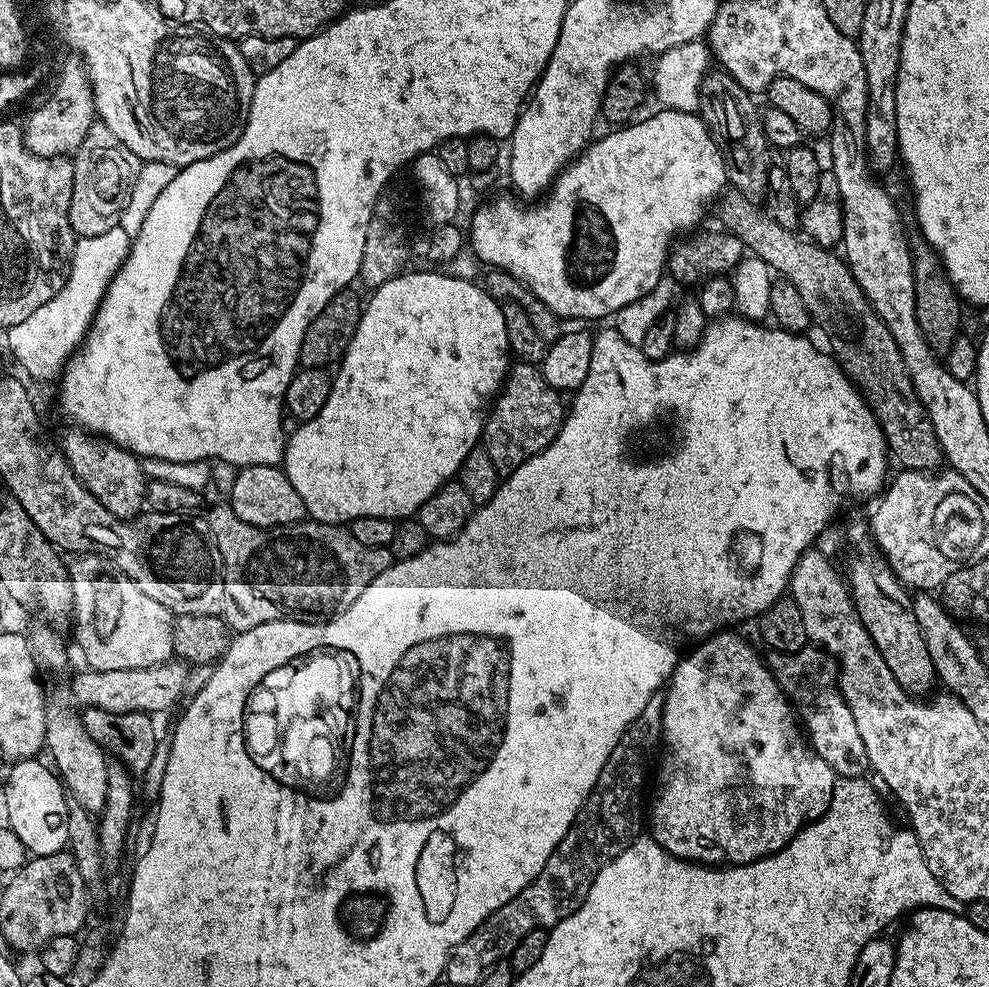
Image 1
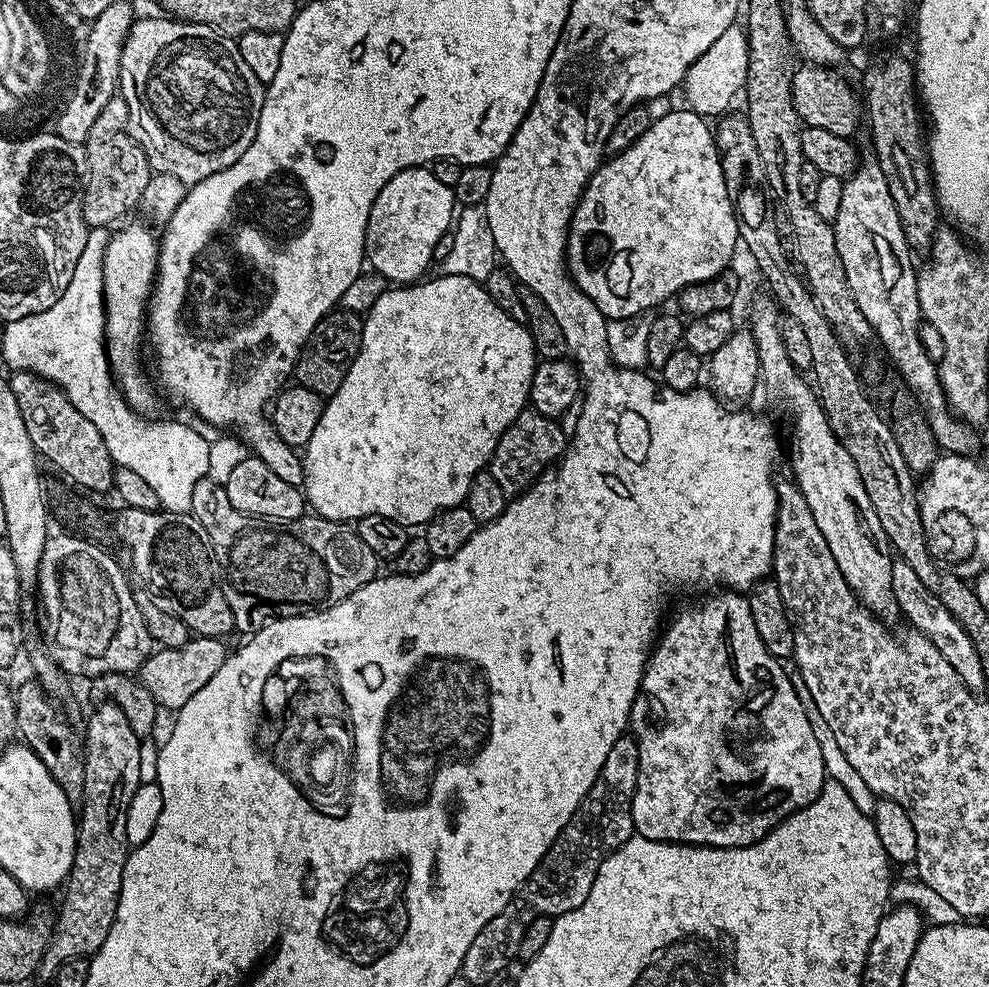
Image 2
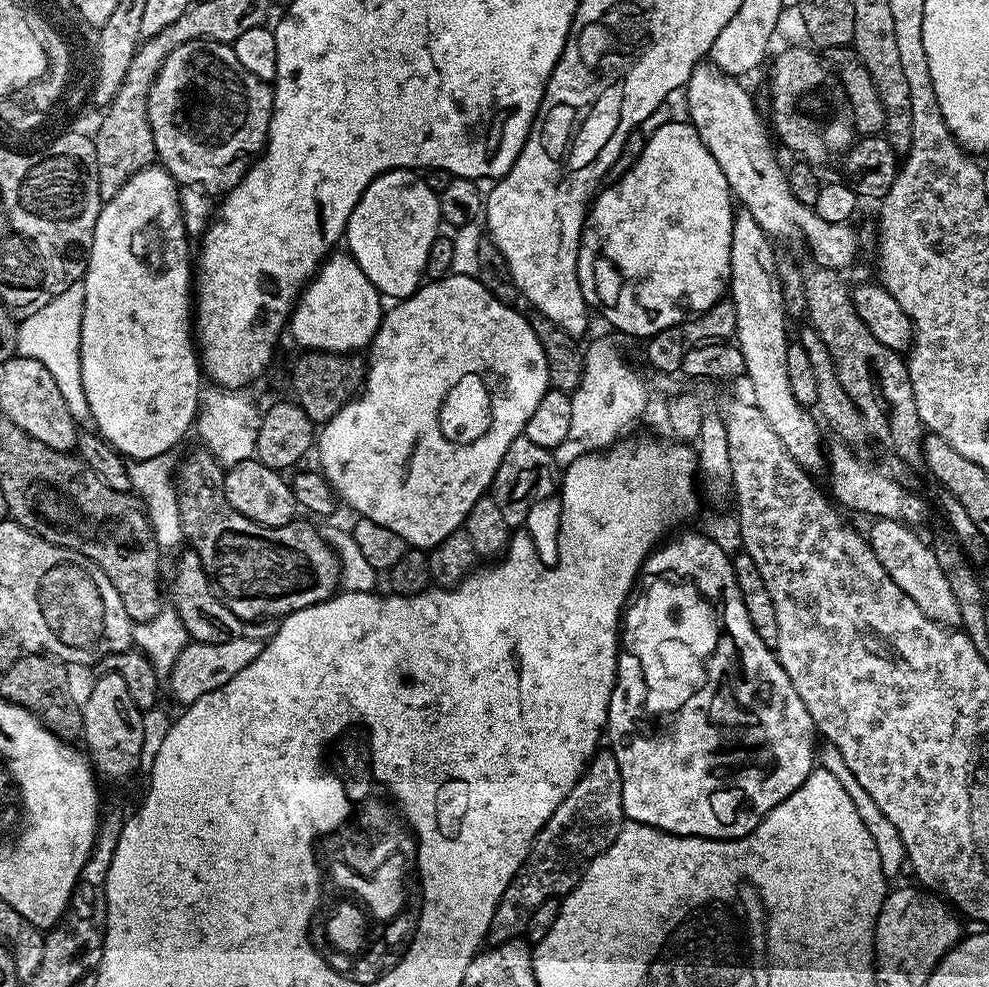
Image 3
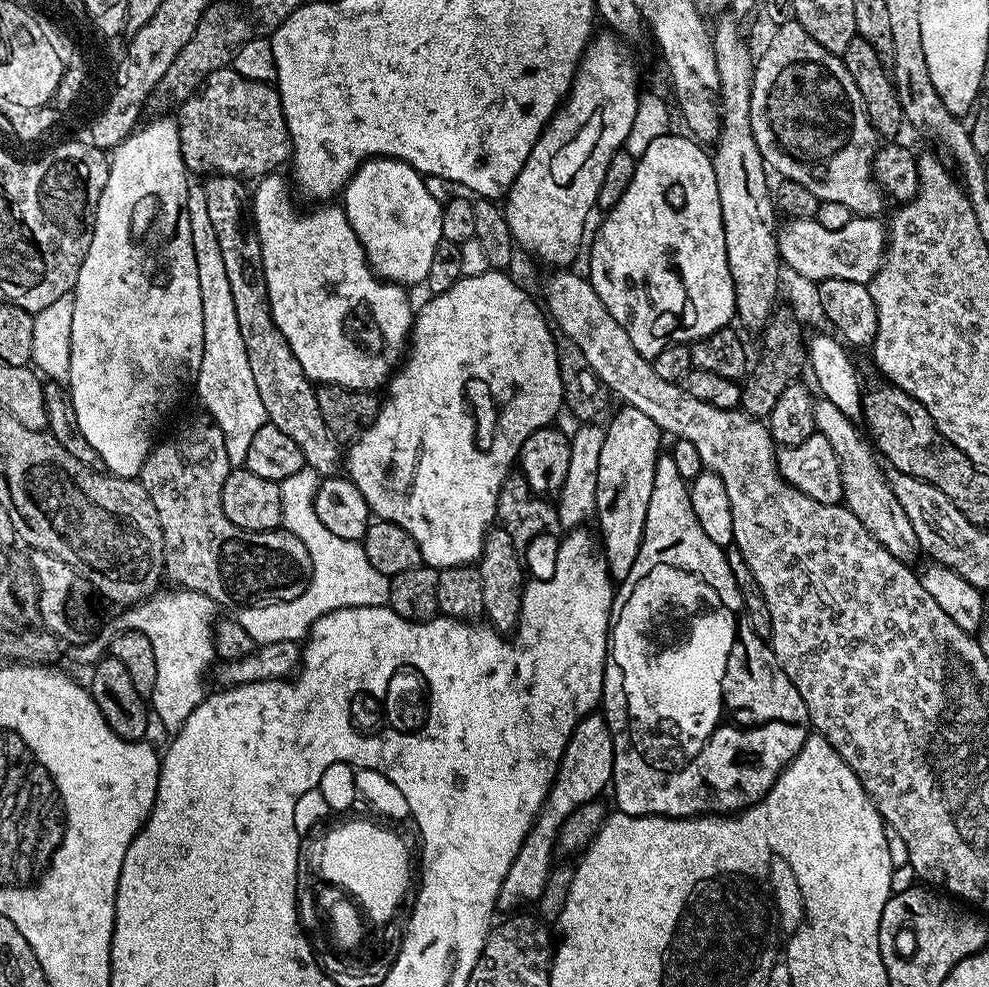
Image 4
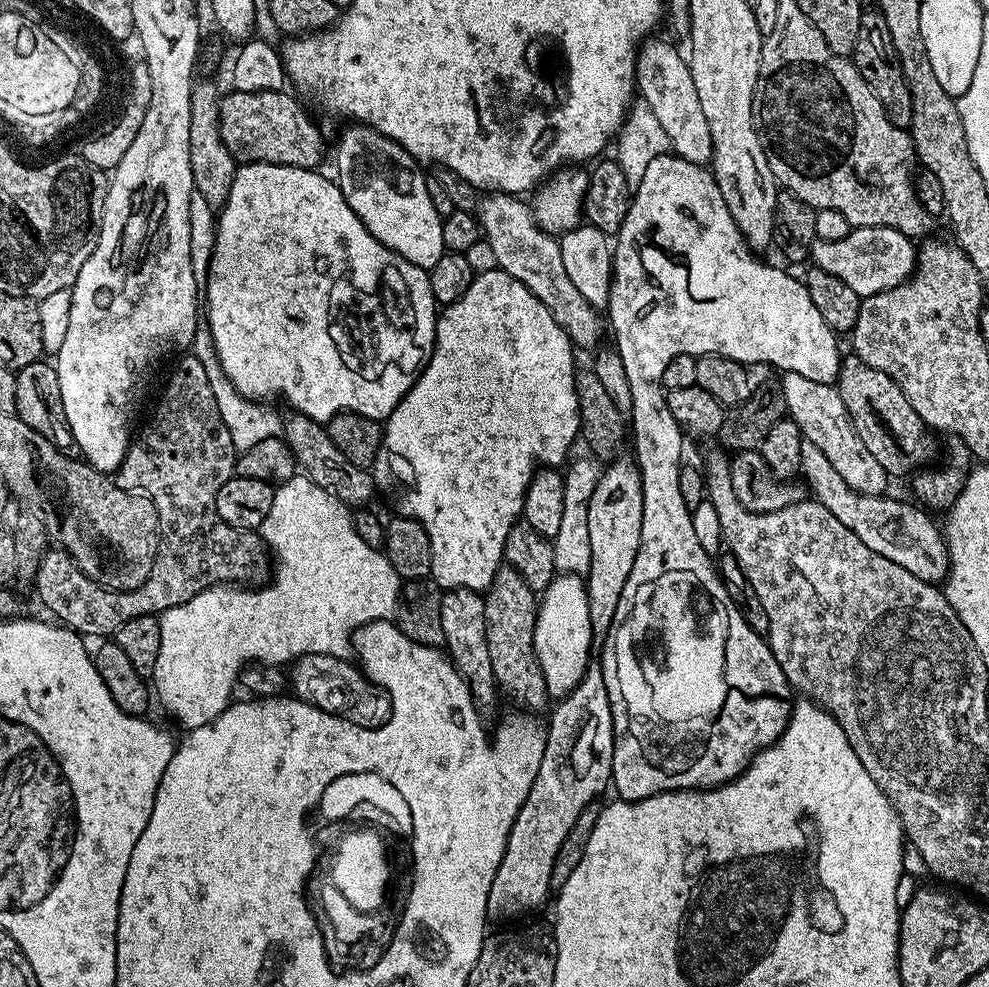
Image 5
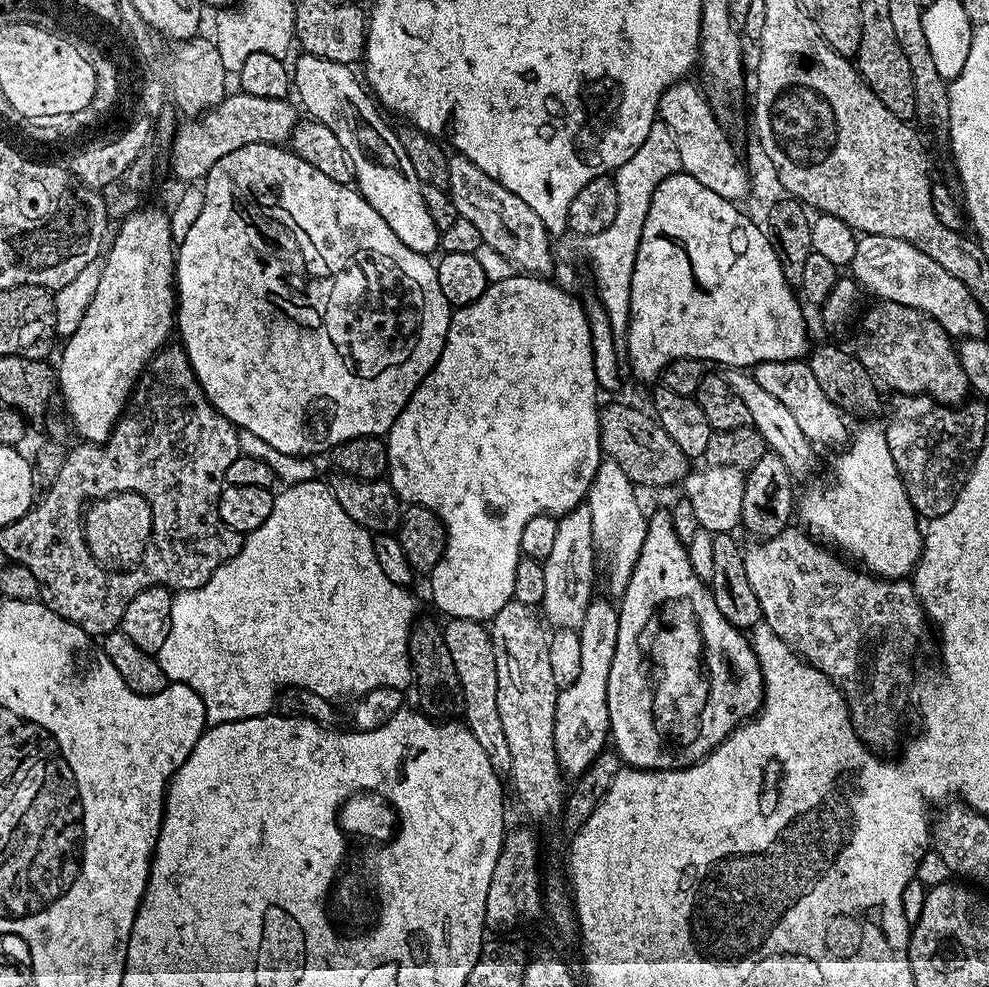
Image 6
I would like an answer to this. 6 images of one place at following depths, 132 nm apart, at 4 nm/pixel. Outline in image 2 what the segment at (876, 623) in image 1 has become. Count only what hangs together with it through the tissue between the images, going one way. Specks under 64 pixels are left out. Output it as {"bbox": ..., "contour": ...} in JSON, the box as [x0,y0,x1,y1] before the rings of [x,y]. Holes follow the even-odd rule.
{"bbox":[750,295,898,622],"contour":[[[767,295],[764,296],[758,297],[752,304],[752,325],[750,325],[751,334],[757,346],[758,362],[760,363],[760,379],[758,384],[762,392],[764,388],[765,394],[772,399],[773,406],[781,408],[781,410],[793,420],[792,472],[796,475],[796,477],[794,477],[794,483],[796,487],[799,488],[802,498],[806,498],[806,506],[810,506],[810,514],[814,514],[814,522],[818,522],[818,530],[822,530],[822,538],[826,538],[826,546],[830,546],[830,554],[834,554],[834,562],[838,562],[838,570],[842,570],[842,578],[846,578],[846,582],[850,586],[852,593],[859,598],[861,604],[866,605],[871,610],[873,616],[879,616],[885,621],[892,622],[892,619],[898,616],[894,590],[890,586],[890,574],[892,573],[892,561],[894,559],[893,547],[888,542],[886,530],[882,530],[882,522],[878,522],[878,513],[874,511],[874,506],[871,504],[869,496],[866,495],[866,486],[862,486],[862,478],[858,478],[858,466],[854,466],[854,458],[850,458],[850,453],[846,450],[846,446],[834,434],[834,430],[830,430],[830,422],[822,410],[820,400],[816,397],[813,385],[809,383],[809,381],[807,384],[807,382],[800,377],[803,376],[801,369],[795,368],[790,362],[790,358],[786,358],[786,346],[782,346],[782,334],[780,333],[780,322],[782,319],[781,309],[775,300],[769,298]]]}

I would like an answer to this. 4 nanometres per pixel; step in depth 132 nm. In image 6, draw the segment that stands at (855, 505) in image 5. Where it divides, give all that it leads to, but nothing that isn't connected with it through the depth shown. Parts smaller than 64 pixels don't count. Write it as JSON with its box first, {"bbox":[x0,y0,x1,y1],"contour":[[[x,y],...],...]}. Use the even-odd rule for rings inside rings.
{"bbox":[724,369,818,482],"contour":[[[727,369],[724,377],[731,389],[738,394],[738,398],[745,403],[749,421],[762,434],[767,449],[778,454],[795,481],[800,482],[810,477],[818,466],[818,458],[814,452],[816,448],[812,441],[806,438],[806,434],[802,433],[794,414],[791,414],[774,394],[758,385],[751,373],[743,369]]]}

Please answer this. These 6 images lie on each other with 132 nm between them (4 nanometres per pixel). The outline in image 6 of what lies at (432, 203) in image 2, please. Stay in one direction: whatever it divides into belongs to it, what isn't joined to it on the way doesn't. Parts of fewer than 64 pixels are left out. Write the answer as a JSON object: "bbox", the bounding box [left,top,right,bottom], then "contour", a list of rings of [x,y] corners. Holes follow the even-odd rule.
{"bbox":[294,54,440,254],"contour":[[[300,54],[294,64],[294,88],[300,91],[298,104],[311,119],[330,126],[342,145],[342,150],[352,163],[354,187],[378,214],[398,234],[398,242],[410,246],[410,250],[425,254],[435,253],[440,246],[440,231],[434,226],[430,214],[426,214],[425,185],[421,184],[406,150],[402,150],[400,133],[384,121],[385,113],[362,83],[361,77],[352,73],[346,64],[331,64],[317,56]]]}

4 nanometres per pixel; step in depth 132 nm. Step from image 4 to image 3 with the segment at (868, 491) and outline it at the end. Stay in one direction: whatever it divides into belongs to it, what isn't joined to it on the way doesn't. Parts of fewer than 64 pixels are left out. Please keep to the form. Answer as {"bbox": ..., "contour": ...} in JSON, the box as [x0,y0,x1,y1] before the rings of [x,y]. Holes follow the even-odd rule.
{"bbox":[866,518,960,626],"contour":[[[879,518],[871,521],[872,529],[866,532],[868,545],[874,550],[874,558],[882,562],[886,574],[894,578],[894,583],[901,588],[902,594],[914,598],[918,610],[926,614],[934,622],[945,626],[956,626],[960,623],[957,599],[950,590],[950,583],[938,566],[935,554],[927,543],[923,544],[915,536],[909,525],[899,520],[881,520]]]}

